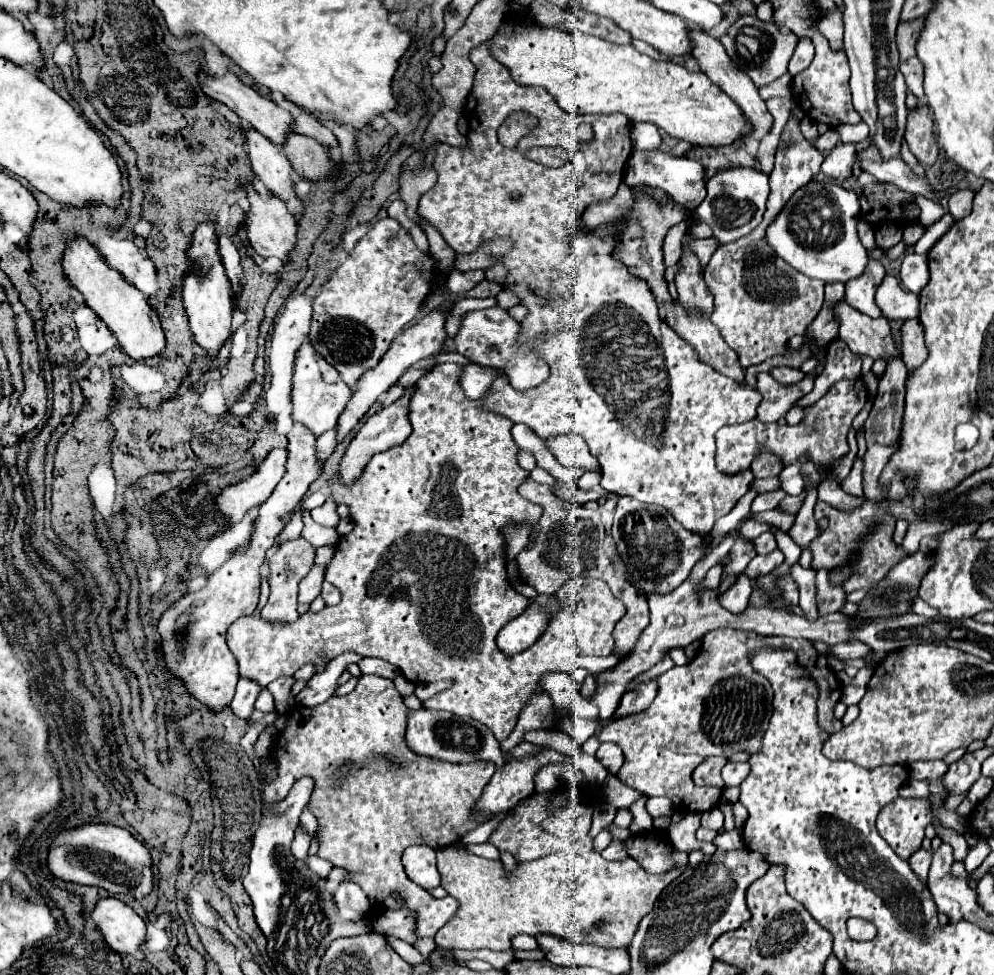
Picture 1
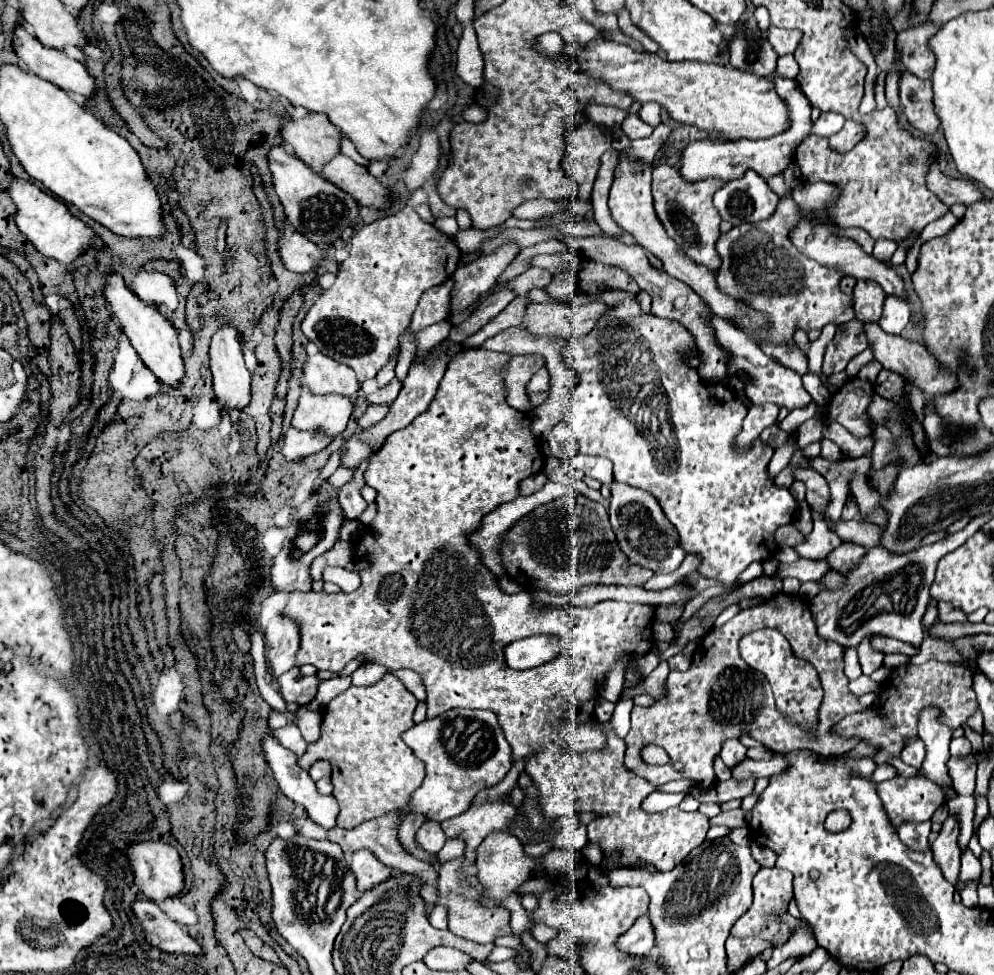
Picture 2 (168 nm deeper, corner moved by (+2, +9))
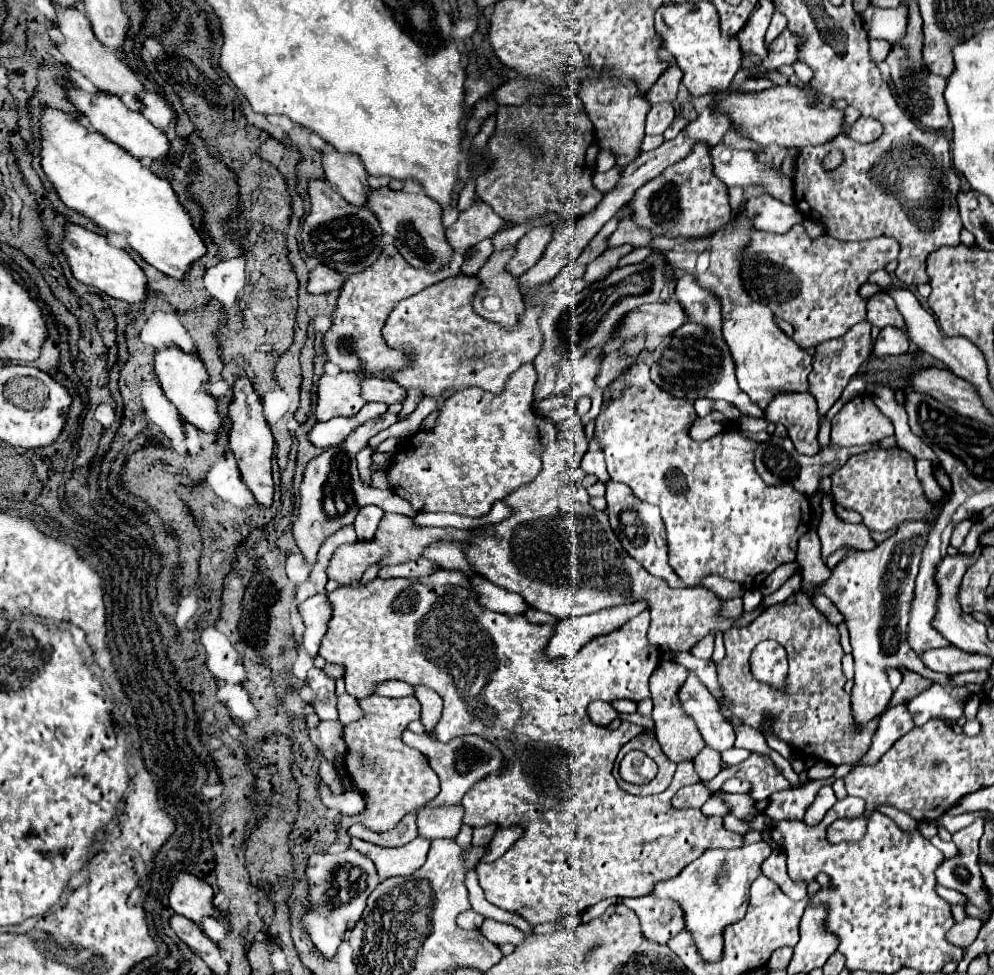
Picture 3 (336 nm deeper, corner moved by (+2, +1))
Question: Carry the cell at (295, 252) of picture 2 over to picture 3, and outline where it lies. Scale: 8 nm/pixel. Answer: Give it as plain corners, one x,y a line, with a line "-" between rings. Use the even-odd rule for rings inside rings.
318,264
314,270
308,272
308,292
312,294
326,294
330,290
342,288
342,284
344,284
342,274
324,264

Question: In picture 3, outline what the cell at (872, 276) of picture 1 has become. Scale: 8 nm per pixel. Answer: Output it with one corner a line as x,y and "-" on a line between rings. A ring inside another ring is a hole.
878,292
876,296
866,300
866,320
876,328
884,328
892,324
904,330
904,318
900,316
894,300
890,300
886,292

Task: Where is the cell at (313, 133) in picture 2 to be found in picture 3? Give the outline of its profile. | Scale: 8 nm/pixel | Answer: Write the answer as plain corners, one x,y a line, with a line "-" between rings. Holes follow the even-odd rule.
326,146
320,154
326,180
336,188
336,192
350,204
364,206
368,184
360,158
356,154
342,154
332,146

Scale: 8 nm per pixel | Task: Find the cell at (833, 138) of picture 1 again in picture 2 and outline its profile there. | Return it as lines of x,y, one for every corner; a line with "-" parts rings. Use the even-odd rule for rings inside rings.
778,76
774,80
774,84
776,84
776,92
780,96
784,96
784,100
790,108
790,128
768,140
722,140
722,138
718,138
718,140
690,142
682,150
682,158
678,164
680,172
686,180
696,182
696,180
706,180
706,178
720,178
720,180
728,182
728,180
736,180
736,178
744,176
744,172
748,172
748,170
754,170
762,178
772,178
772,176
782,174
784,168
788,168
788,164
794,162
796,146
810,134
810,128
812,128
810,104
808,104
808,98
800,92
794,78

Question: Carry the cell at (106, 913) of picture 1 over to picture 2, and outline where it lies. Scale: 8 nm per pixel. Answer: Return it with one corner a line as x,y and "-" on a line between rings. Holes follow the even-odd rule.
152,900
134,902
132,910
136,918
142,922
146,930
146,940
164,950
164,952
176,952
176,954
188,954
188,956
200,956
204,950
202,946
192,940
192,936
172,918
168,918
162,908

